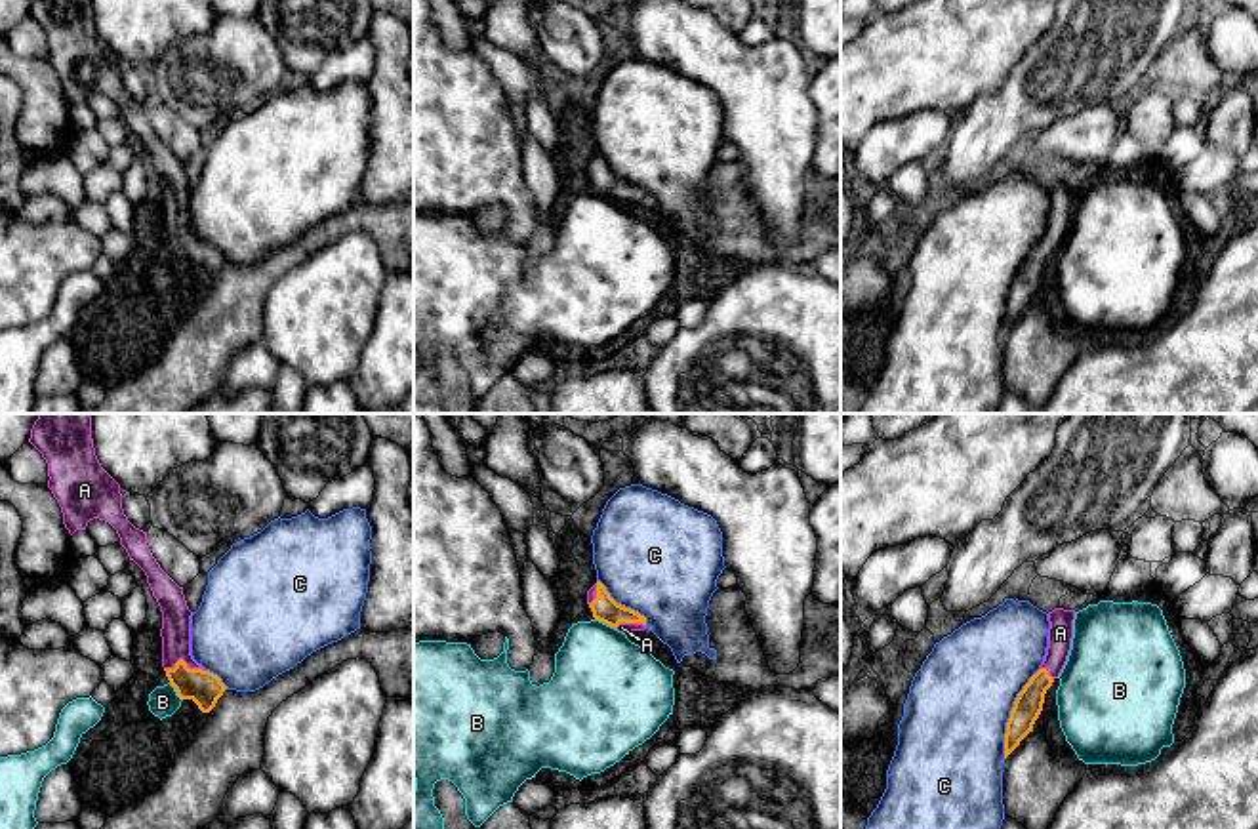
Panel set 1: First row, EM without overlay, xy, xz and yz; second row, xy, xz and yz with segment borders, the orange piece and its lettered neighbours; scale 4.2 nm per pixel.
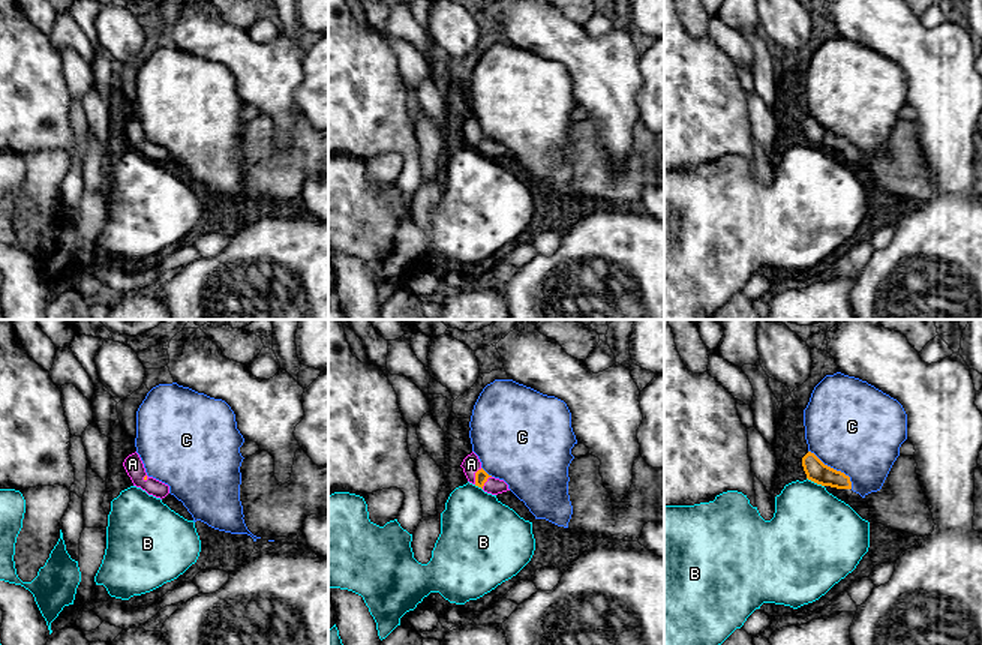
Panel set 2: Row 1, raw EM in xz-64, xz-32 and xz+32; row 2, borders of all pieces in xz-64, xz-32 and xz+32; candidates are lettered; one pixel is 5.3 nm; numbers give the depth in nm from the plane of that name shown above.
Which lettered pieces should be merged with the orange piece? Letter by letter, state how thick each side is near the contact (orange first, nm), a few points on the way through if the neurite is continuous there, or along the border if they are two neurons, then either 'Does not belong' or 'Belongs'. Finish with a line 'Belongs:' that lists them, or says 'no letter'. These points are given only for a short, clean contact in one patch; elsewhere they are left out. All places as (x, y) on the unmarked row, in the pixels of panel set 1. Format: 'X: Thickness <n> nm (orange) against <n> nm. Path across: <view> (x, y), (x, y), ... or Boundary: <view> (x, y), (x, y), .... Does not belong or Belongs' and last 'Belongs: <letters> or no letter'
A: Thickness 150 nm (orange) against 130 nm. Path across: xy (204, 262), (185, 237), (176, 227), (176, 189). Belongs
B: Thickness 110 nm (orange) against 420 nm. Does not belong
C: Thickness 120 nm (orange) against 440 nm. Does not belong
Belongs: A

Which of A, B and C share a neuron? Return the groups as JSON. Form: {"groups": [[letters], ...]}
{"groups": [["A"], ["B"], ["C"]]}

